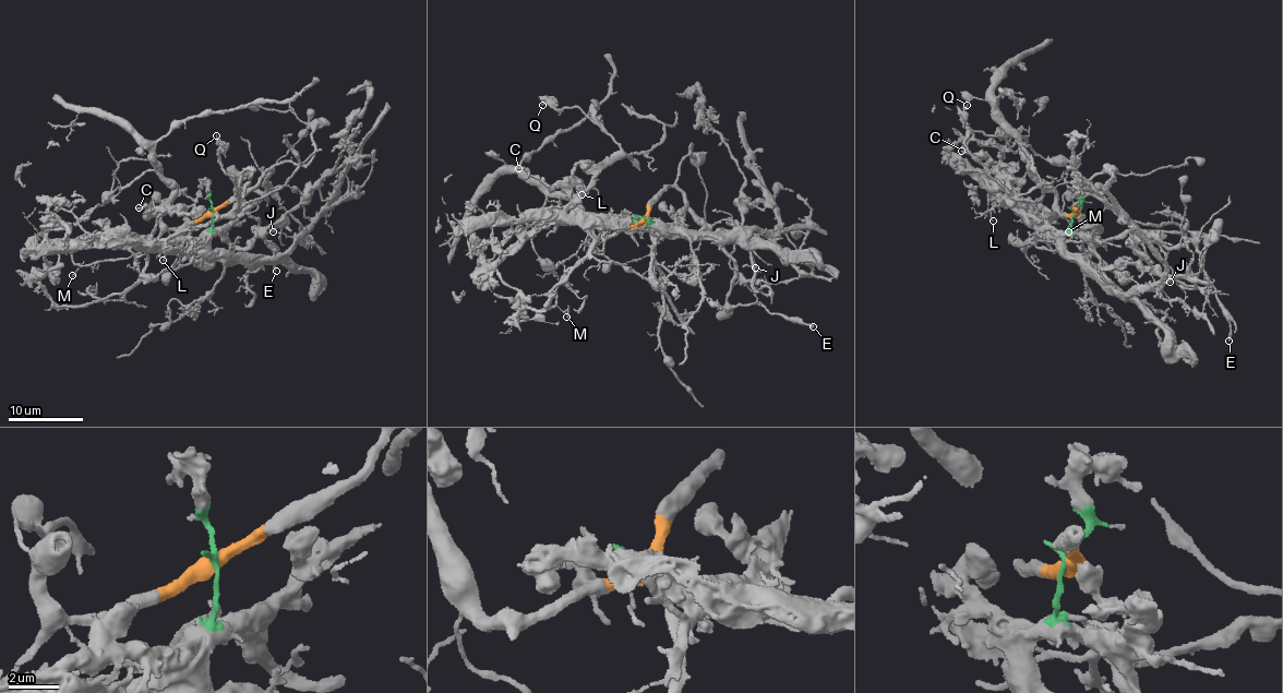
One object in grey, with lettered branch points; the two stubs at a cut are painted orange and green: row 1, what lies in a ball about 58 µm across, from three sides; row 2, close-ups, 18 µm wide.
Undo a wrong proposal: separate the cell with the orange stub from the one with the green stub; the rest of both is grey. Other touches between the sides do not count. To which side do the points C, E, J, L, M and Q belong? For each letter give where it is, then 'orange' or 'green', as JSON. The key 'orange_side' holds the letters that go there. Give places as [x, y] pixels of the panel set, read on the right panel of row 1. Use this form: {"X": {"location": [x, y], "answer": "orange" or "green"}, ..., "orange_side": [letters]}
{"C": {"location": [961, 151], "answer": "green"}, "E": {"location": [1228, 341], "answer": "orange"}, "J": {"location": [1170, 282], "answer": "green"}, "L": {"location": [993, 220], "answer": "green"}, "M": {"location": [1068, 231], "answer": "orange"}, "Q": {"location": [967, 105], "answer": "green"}, "orange_side": ["E", "M"]}

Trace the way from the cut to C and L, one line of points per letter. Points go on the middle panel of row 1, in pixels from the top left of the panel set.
C: (643, 217), (648, 220), (580, 218), (571, 210), (568, 195), (559, 188), (551, 189), (524, 169), (517, 168)
L: (643, 217), (648, 220), (592, 219), (575, 204), (577, 188), (583, 194)

